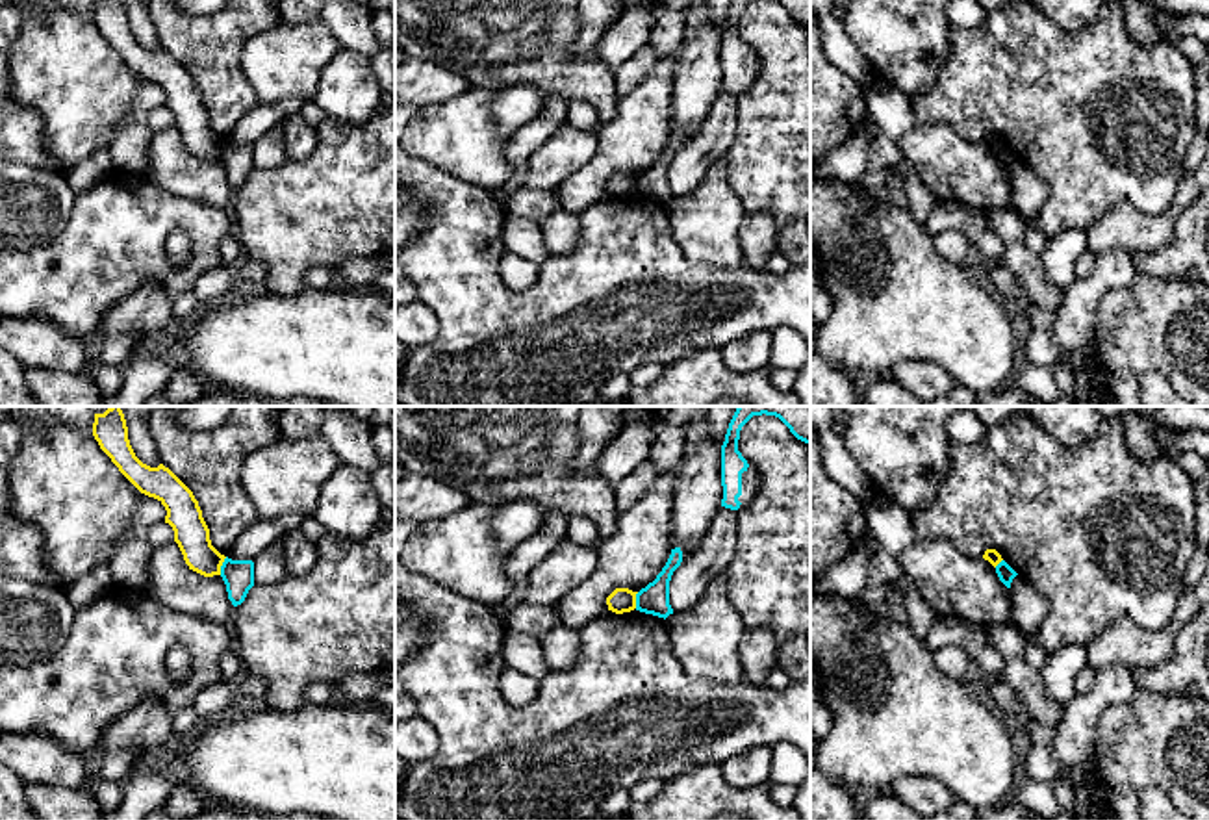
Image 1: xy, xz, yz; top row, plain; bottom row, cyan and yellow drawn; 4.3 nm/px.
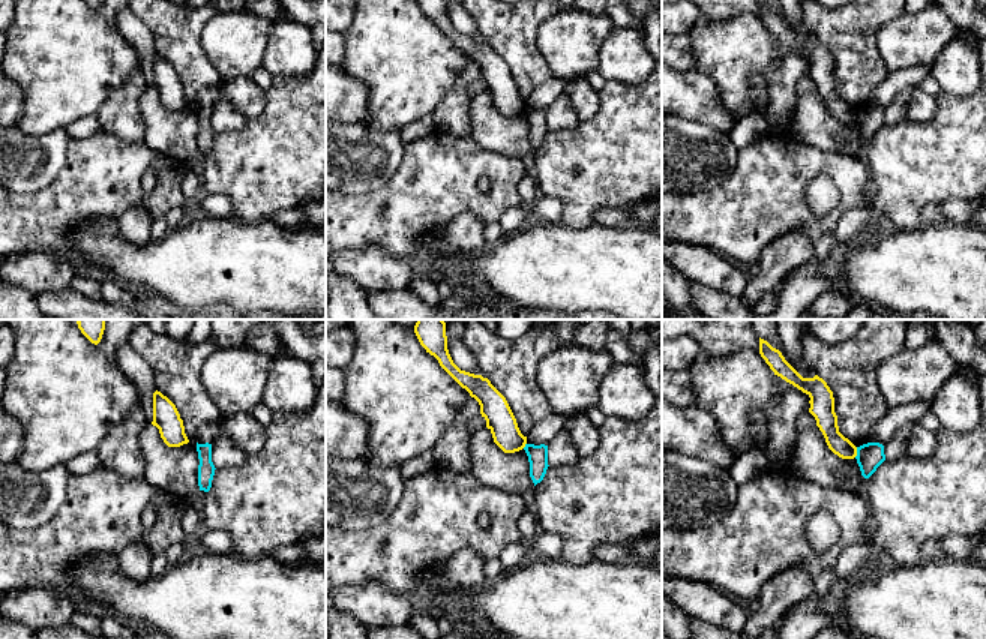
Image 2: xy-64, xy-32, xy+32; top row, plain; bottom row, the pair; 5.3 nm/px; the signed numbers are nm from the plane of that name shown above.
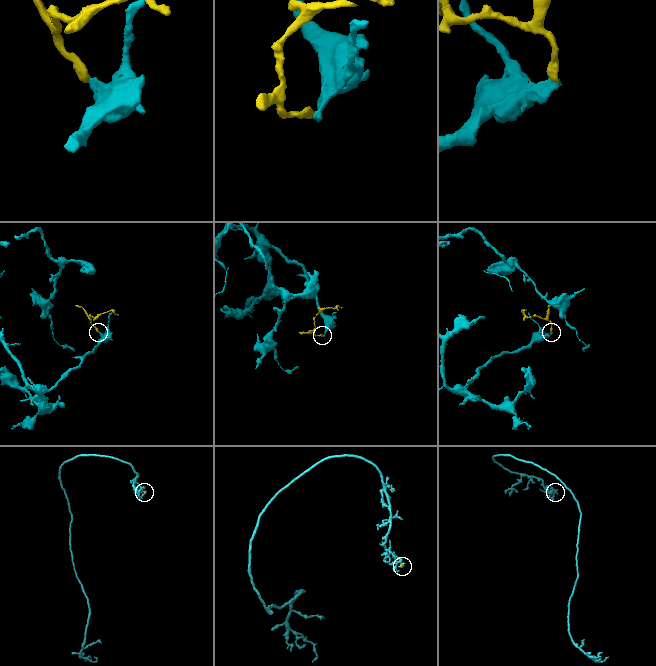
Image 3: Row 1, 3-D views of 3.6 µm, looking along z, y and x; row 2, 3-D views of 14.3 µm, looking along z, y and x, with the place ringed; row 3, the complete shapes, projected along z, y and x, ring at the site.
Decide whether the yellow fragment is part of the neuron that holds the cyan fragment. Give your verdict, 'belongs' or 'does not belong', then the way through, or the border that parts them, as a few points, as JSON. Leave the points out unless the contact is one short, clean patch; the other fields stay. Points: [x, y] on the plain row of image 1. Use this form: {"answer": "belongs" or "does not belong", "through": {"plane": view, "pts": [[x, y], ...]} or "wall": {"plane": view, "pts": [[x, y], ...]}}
{"answer": "does not belong", "wall": {"plane": "xy", "pts": [[227, 141], [219, 158]]}}

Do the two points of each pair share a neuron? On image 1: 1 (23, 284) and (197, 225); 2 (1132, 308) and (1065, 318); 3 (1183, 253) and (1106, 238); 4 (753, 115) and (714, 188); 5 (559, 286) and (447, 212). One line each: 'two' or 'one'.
1: one
2: two
3: two
4: two
5: one

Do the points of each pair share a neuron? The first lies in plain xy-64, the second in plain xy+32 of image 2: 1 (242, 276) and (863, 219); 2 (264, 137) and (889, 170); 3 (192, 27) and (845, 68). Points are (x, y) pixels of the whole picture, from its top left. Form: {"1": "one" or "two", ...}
{"1": "two", "2": "one", "3": "one"}

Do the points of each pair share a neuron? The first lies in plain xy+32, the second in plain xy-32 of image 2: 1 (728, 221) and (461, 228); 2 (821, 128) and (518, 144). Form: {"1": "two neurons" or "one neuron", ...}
{"1": "two neurons", "2": "one neuron"}

